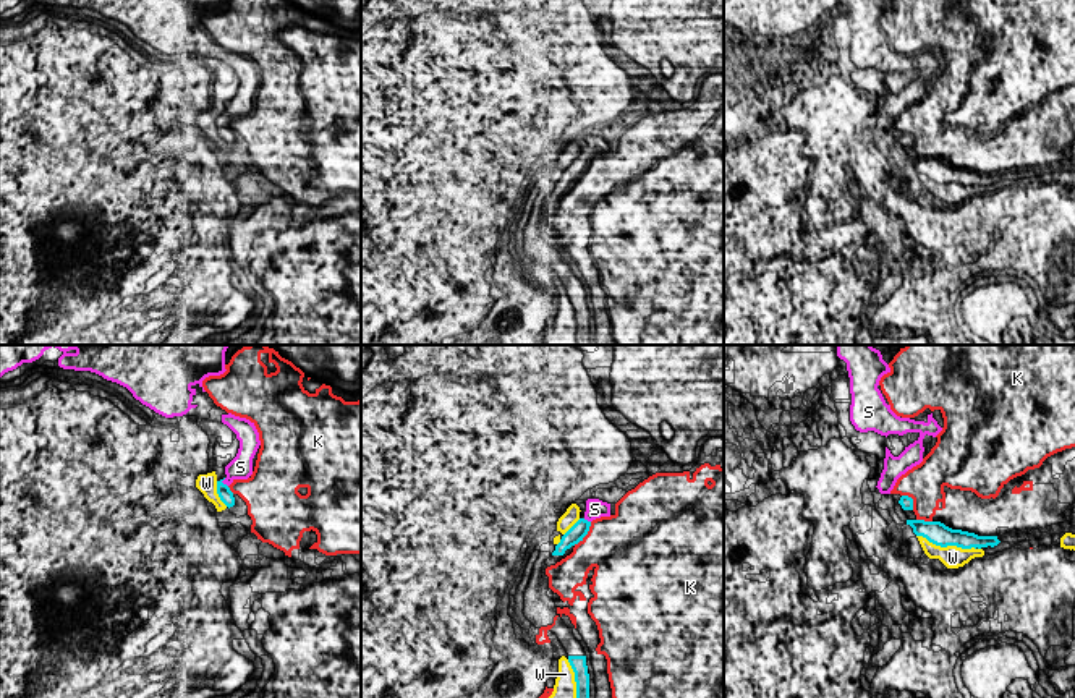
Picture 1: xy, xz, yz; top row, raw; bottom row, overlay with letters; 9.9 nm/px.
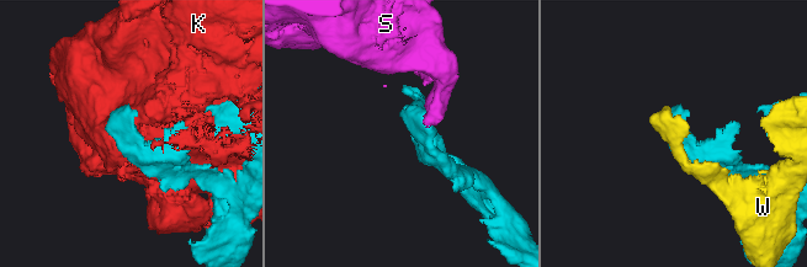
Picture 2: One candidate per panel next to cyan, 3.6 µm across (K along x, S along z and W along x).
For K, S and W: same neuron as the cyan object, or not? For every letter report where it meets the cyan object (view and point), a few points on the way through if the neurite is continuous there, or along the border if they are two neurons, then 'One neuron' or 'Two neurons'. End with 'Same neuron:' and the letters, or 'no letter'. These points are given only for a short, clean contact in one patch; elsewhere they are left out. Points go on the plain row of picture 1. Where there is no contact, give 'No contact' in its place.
K: Touches cyan at xz (585, 172). Two neurons
S: Touches cyan at xy (222, 120). Path across: xy (225, 131), (222, 120), (240, 104). One neuron
W: Touches cyan at yz (946, 183). Two neurons
Same neuron: S

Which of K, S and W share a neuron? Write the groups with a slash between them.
K / S / W

